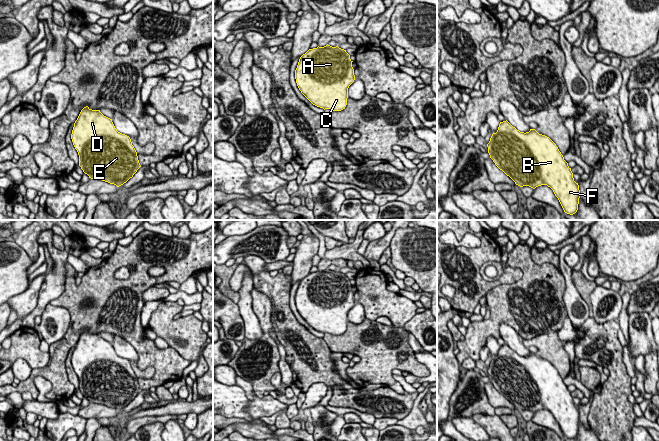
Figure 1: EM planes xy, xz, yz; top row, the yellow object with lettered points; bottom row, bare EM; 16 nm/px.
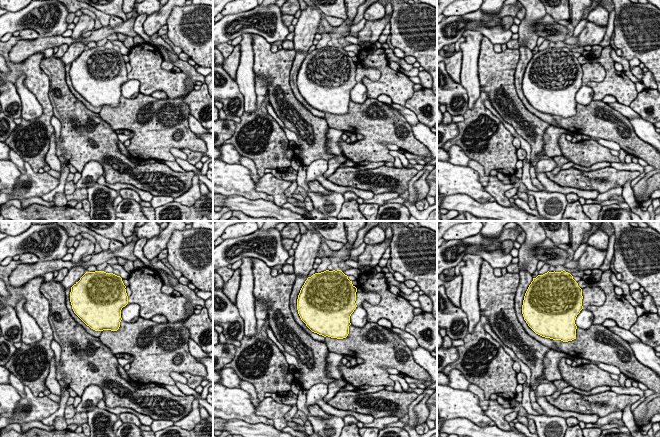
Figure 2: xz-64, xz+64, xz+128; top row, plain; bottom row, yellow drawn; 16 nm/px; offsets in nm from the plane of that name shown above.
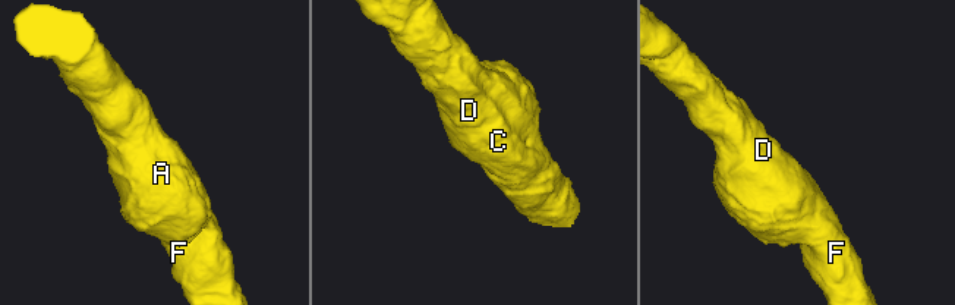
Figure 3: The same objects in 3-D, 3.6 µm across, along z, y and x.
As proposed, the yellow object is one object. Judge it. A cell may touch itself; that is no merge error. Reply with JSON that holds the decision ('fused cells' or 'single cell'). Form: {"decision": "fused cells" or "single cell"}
{"decision": "single cell"}

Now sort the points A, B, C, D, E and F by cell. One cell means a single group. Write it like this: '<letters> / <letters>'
A B C D E F

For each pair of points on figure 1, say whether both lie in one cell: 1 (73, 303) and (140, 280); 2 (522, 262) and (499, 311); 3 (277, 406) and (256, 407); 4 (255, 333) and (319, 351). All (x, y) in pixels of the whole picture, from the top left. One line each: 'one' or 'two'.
1: one
2: one
3: one
4: two

